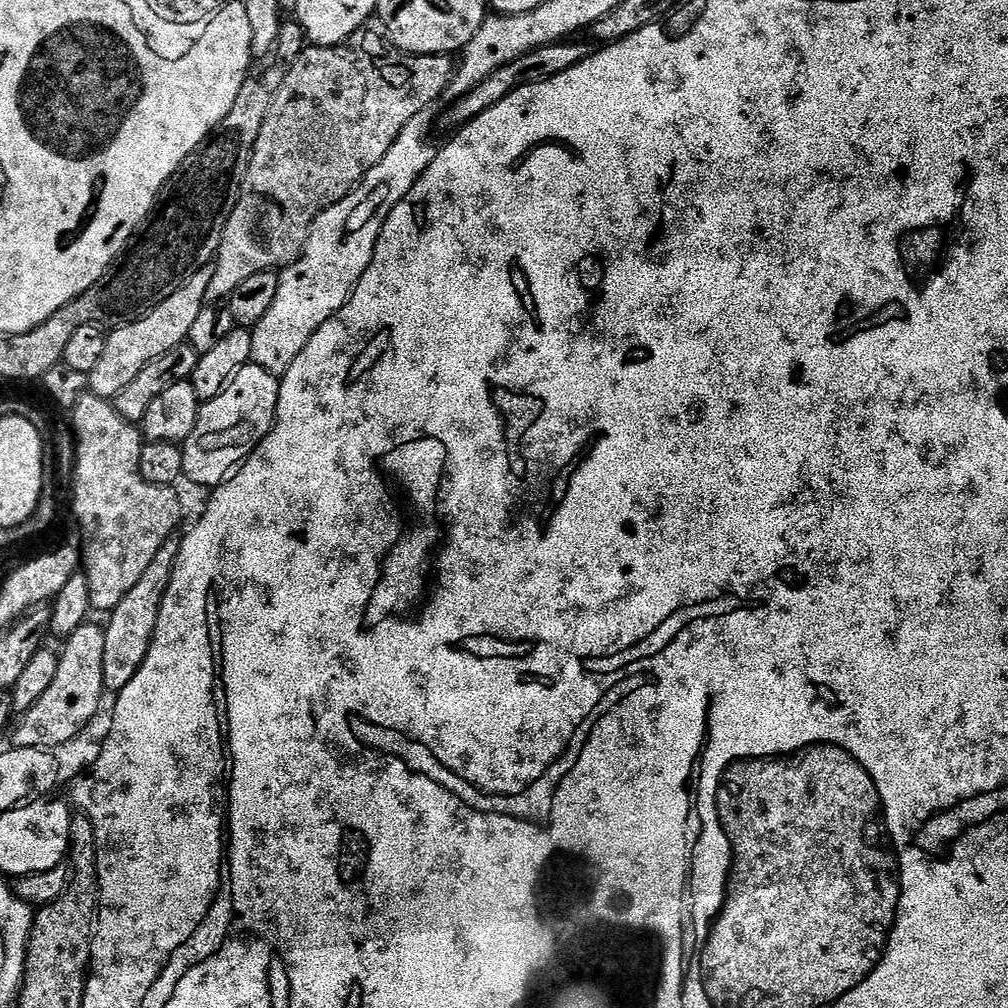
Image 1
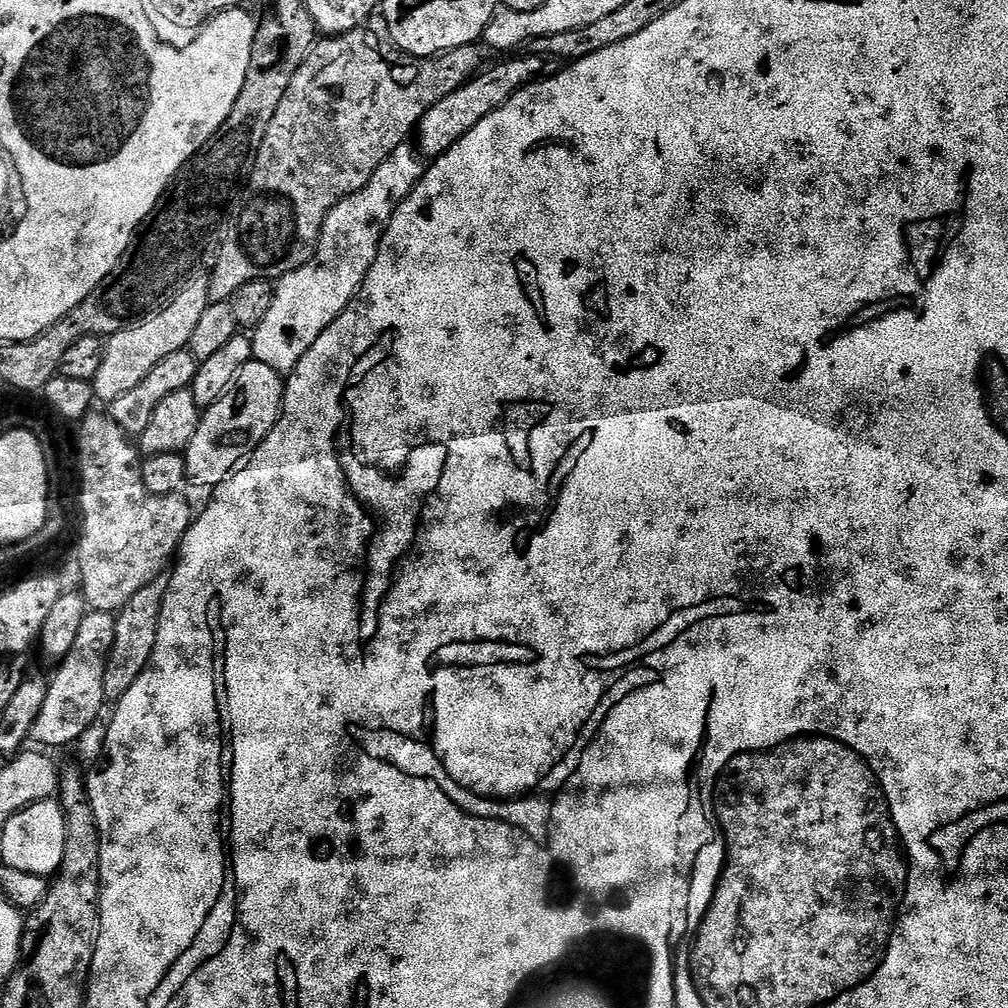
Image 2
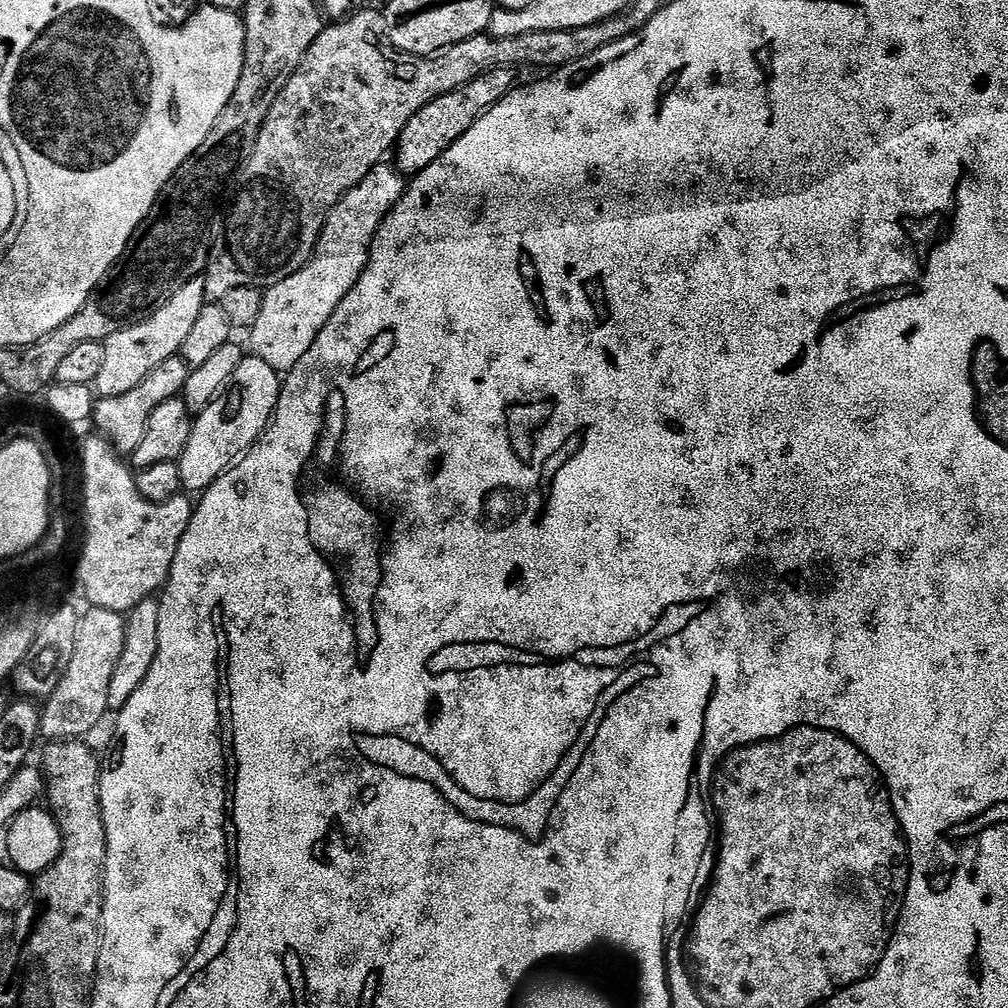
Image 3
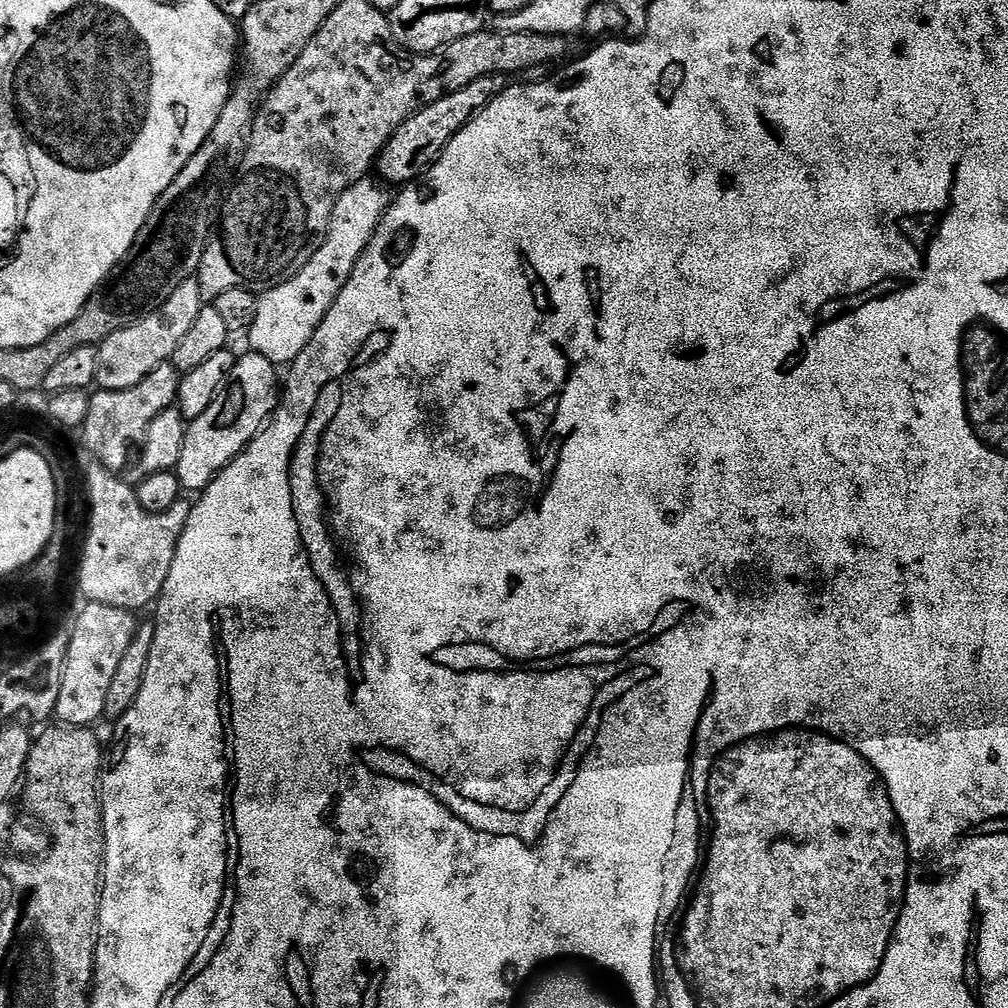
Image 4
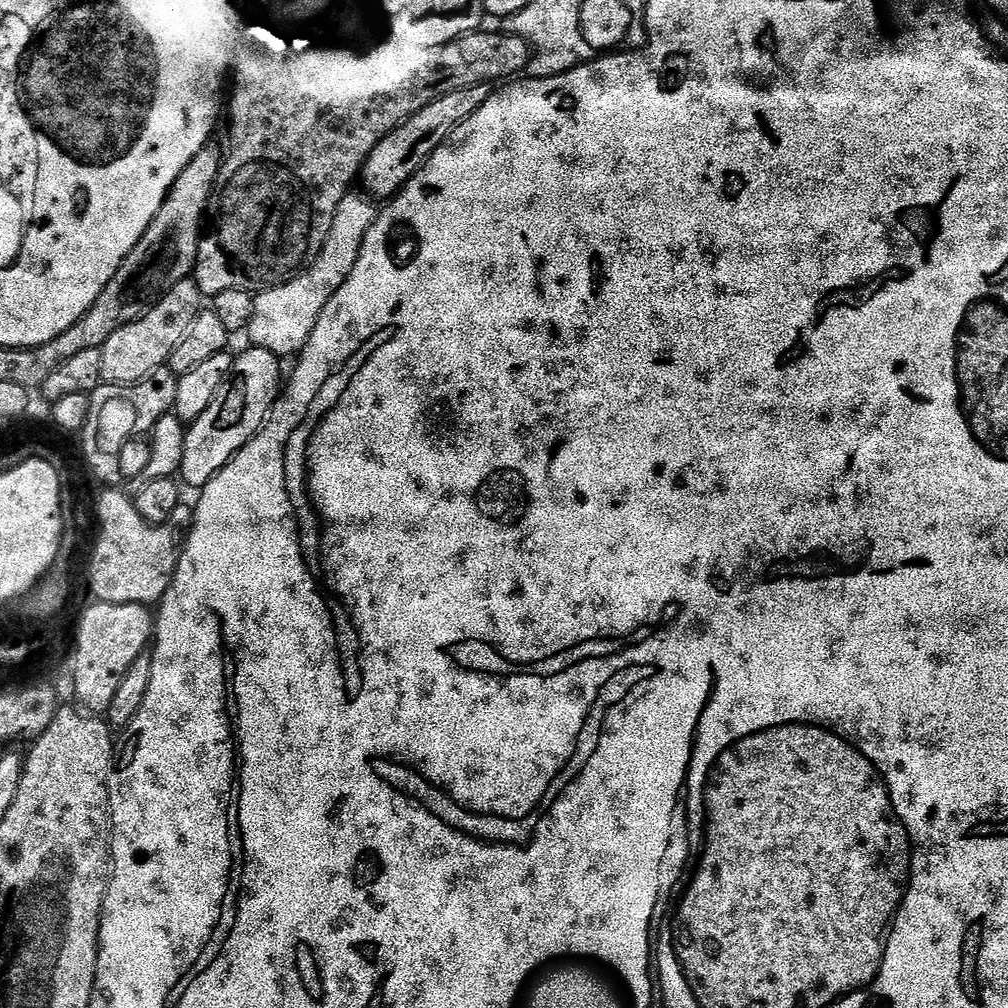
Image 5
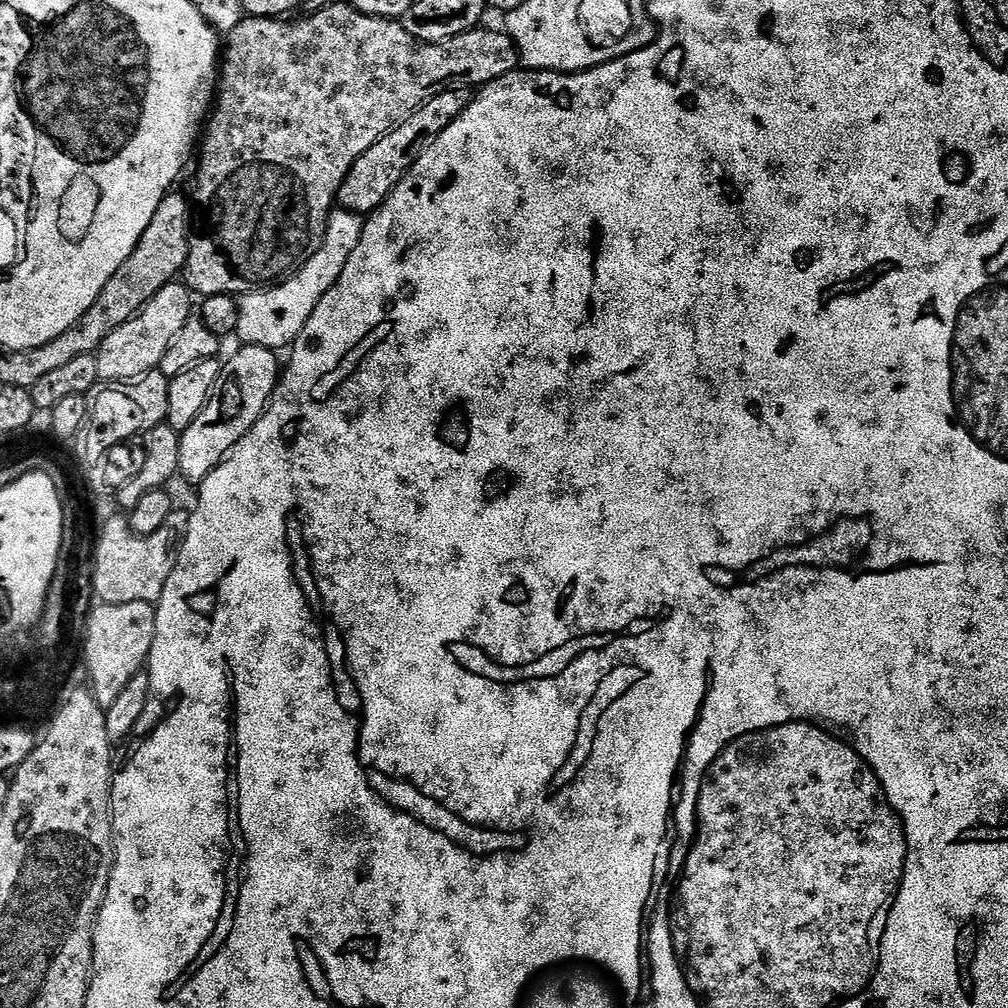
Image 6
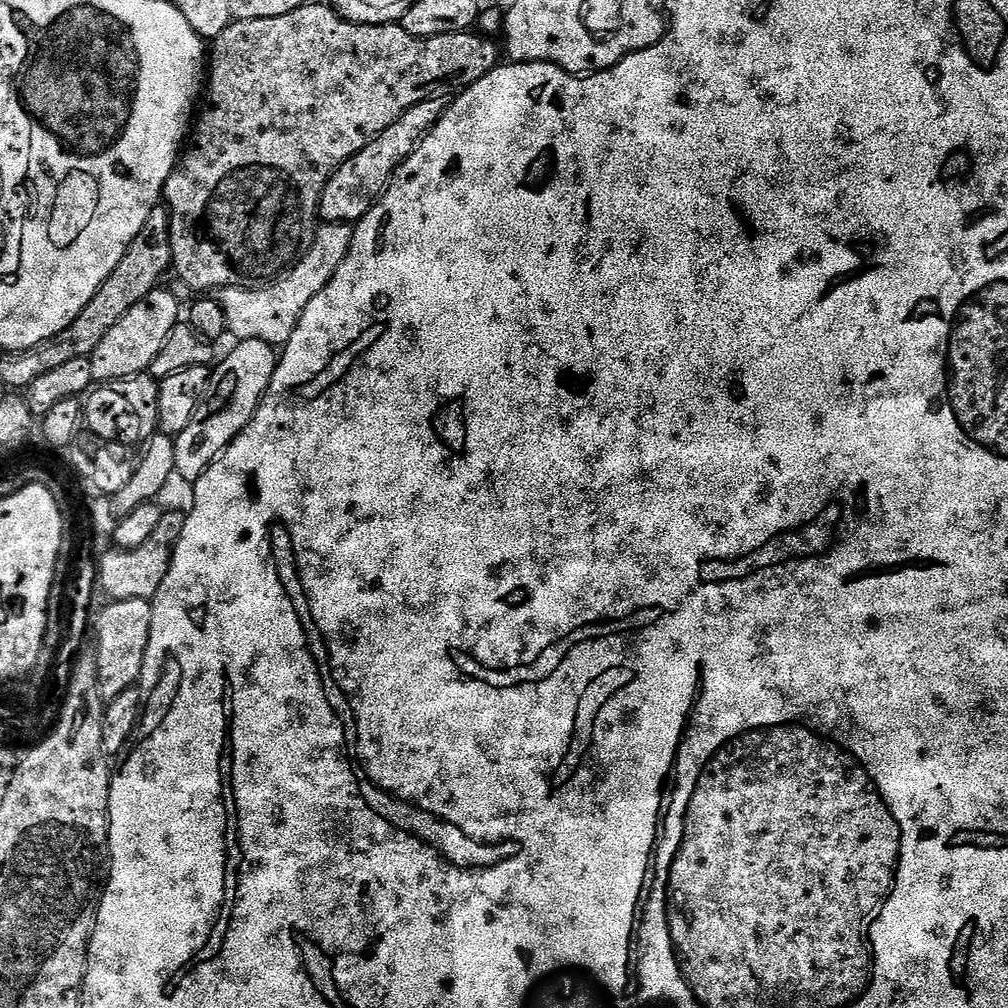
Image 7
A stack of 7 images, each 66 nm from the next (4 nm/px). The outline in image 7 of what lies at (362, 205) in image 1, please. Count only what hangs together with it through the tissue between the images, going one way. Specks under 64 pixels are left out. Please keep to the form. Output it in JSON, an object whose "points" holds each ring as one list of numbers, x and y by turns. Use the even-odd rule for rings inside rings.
{"points":[[321,223,316,230,316,240,283,278,263,286,219,289,218,299,226,314,228,332,236,335,237,341,261,340,273,346,283,346,290,334,294,334,294,326,298,326,306,306,310,306,310,298,317,296,326,282,334,278,338,266,342,266,350,250,352,229,350,224]]}

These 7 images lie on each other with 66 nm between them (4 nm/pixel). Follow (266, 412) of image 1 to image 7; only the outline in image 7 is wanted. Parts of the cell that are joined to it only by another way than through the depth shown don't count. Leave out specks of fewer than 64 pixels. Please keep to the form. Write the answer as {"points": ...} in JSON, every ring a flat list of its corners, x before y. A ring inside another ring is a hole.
{"points":[[241,340,235,346,237,348,224,361,221,359,215,365,208,394,194,414,190,426,186,426,186,430,175,437,176,476,179,479,195,482,216,461,233,438,252,421,274,378,278,352,273,345,261,340]]}

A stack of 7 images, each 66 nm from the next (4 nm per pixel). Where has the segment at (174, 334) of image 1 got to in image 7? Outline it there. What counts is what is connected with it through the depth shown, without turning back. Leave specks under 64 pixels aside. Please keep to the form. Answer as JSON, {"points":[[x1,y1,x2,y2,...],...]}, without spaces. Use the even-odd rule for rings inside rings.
{"points":[[161,286,146,294,146,298,138,302,138,306,126,310,126,314,122,314,122,318,118,318,118,322,110,326,106,338,98,342,98,350,94,350,90,357,94,381,125,380,147,373,151,369,166,338,170,338,170,330,174,330,174,326,182,320,180,300,174,293,167,292,166,288]]}

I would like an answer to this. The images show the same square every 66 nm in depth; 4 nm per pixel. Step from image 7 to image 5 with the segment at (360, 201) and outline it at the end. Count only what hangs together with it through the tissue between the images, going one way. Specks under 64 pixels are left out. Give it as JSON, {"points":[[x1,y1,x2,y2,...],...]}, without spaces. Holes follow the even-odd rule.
{"points":[[475,84,462,90,454,90,450,94,442,94,434,102,430,102,422,110,418,110,409,120,404,121,378,142,366,158,362,169,363,191,367,193,373,201,387,202,407,184,408,179,415,174,419,168,428,161,430,154,438,150,438,146,444,144,444,139,449,136,461,124,482,106,494,91,492,84]]}

